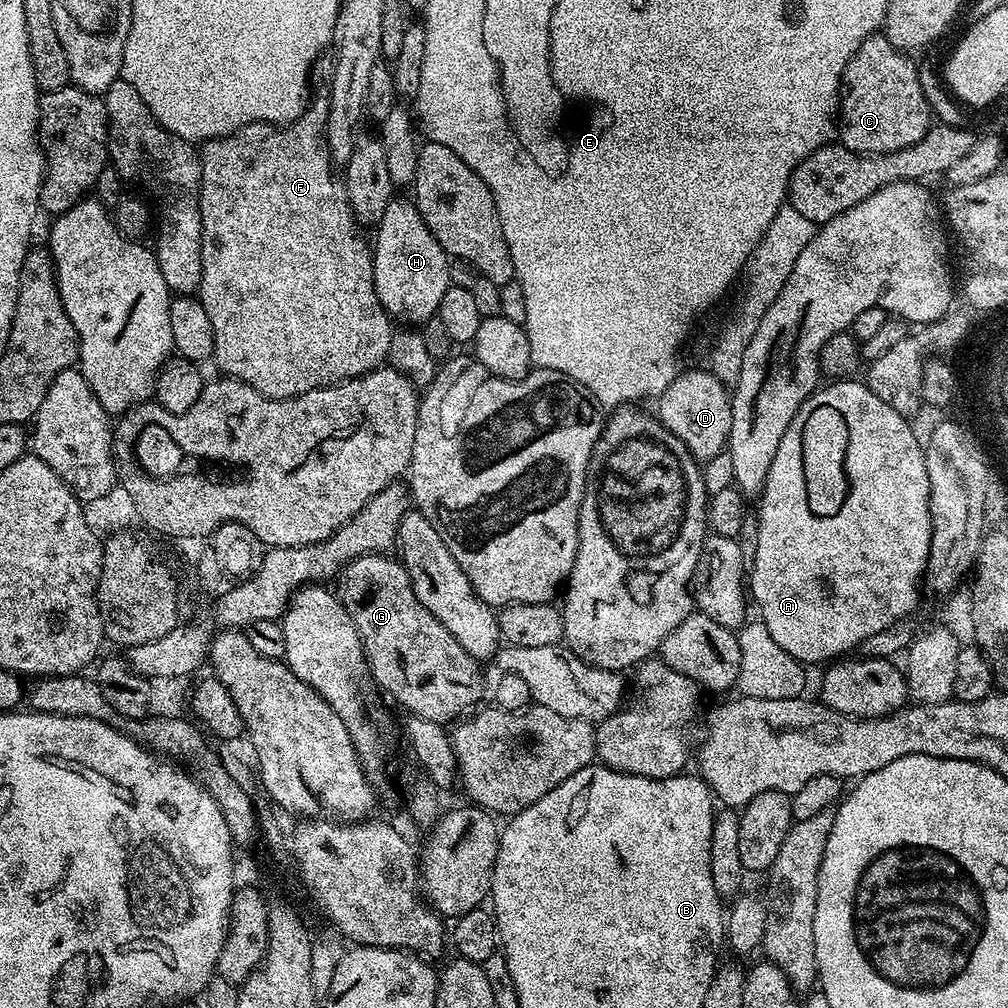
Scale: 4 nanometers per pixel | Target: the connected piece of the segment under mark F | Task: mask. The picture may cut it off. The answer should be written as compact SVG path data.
M324 98L313 99L291 124L248 124L233 135L219 136L216 140L205 139L204 149L201 147L198 152L201 166L201 272L198 275L198 299L206 314L210 314L210 326L214 330L216 343L214 361L224 371L221 373L225 377L241 380L272 400L288 400L315 388L328 388L344 380L353 380L356 376L365 376L388 360L392 341L393 321L378 302L378 294L374 290L372 248L360 233L363 231L356 223L356 215L352 213L343 179L337 173L336 176L332 173L333 157L328 150L327 131L328 101Z

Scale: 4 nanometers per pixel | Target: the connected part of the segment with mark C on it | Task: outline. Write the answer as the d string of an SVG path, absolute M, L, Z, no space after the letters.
M873 34L850 58L840 79L838 140L852 152L897 152L918 142L932 127L934 117L920 85L920 72L908 56L911 55L892 45L883 34Z

